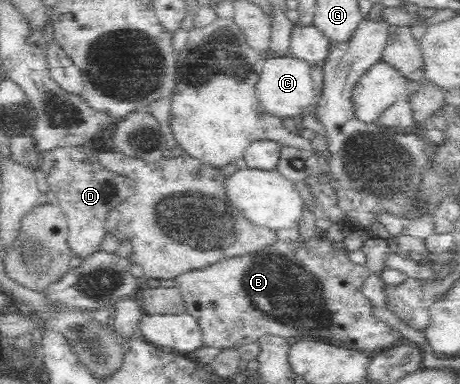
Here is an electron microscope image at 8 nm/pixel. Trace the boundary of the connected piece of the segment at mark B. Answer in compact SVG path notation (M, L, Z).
M315 225L313 234L311 234L311 237L307 238L307 240L302 240L300 238L290 242L277 240L275 242L271 242L269 246L266 246L263 249L255 250L254 253L236 257L231 256L216 262L214 265L211 265L210 268L201 269L178 276L174 280L174 287L179 289L179 293L181 293L185 310L198 320L202 330L203 344L219 349L233 348L233 346L239 347L243 344L249 344L250 342L258 342L261 337L273 335L284 338L288 341L304 339L311 339L314 341L321 340L323 343L336 347L376 353L378 350L391 347L393 344L402 341L401 332L399 332L399 330L396 330L393 326L389 326L387 322L383 322L383 320L379 320L379 318L376 318L373 315L373 305L365 297L365 295L361 293L363 292L363 282L371 276L372 272L370 271L370 268L366 264L361 265L355 262L350 257L349 250L347 250L345 246L337 248L337 246L335 246L335 242L327 238L325 231L326 230L321 226Z

